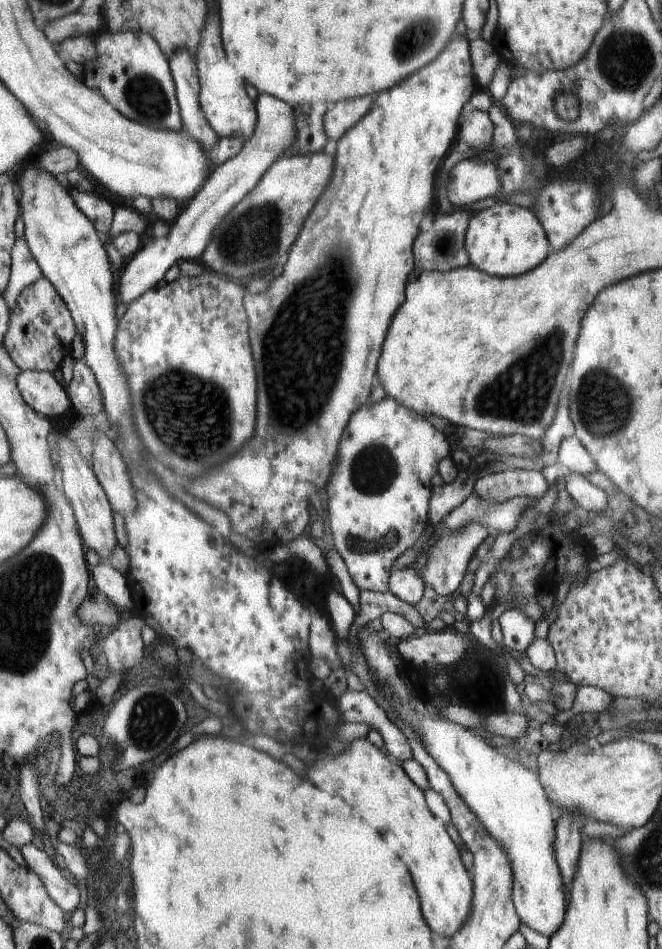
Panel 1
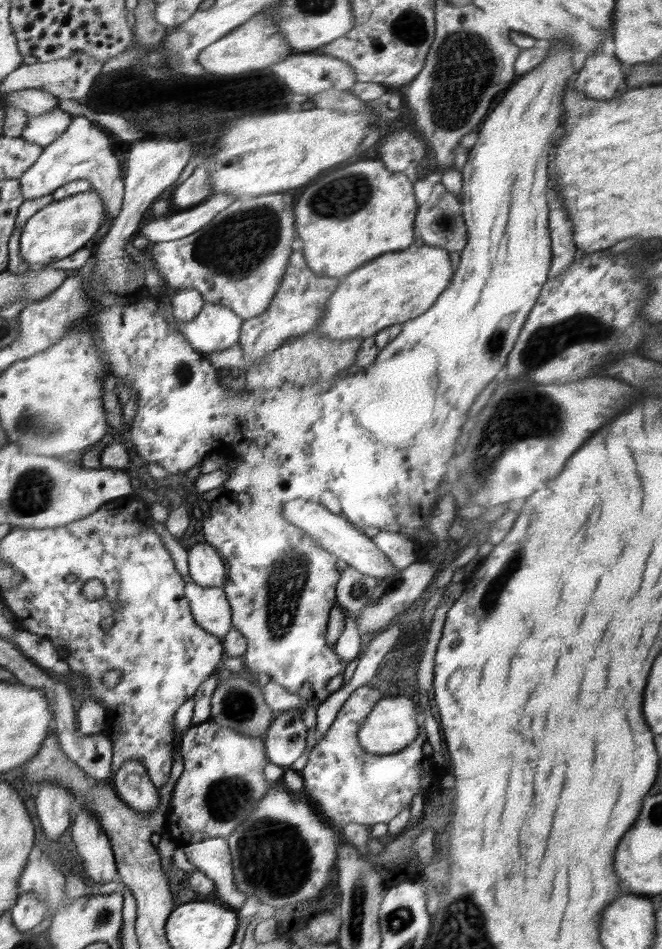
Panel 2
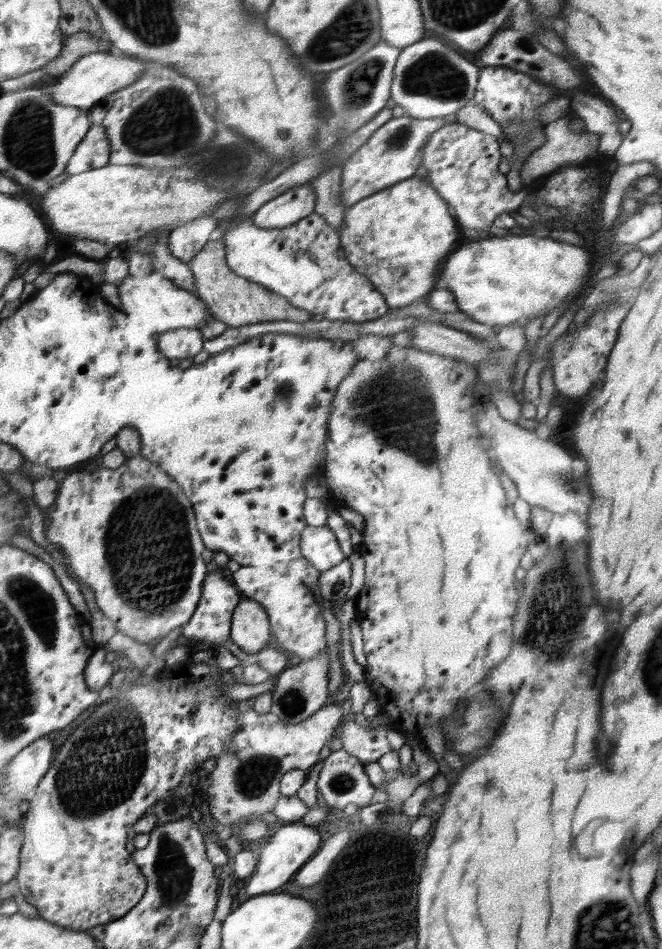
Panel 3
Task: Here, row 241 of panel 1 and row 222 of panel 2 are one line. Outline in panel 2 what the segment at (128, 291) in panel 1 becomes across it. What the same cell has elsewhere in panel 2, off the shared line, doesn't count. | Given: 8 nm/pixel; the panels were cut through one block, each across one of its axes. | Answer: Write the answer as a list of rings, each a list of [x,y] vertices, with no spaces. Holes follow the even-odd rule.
[[[210,194],[204,201],[191,209],[177,212],[170,216],[157,216],[144,225],[139,235],[150,245],[157,242],[178,240],[206,226],[218,212],[226,210],[237,199],[232,194]]]

